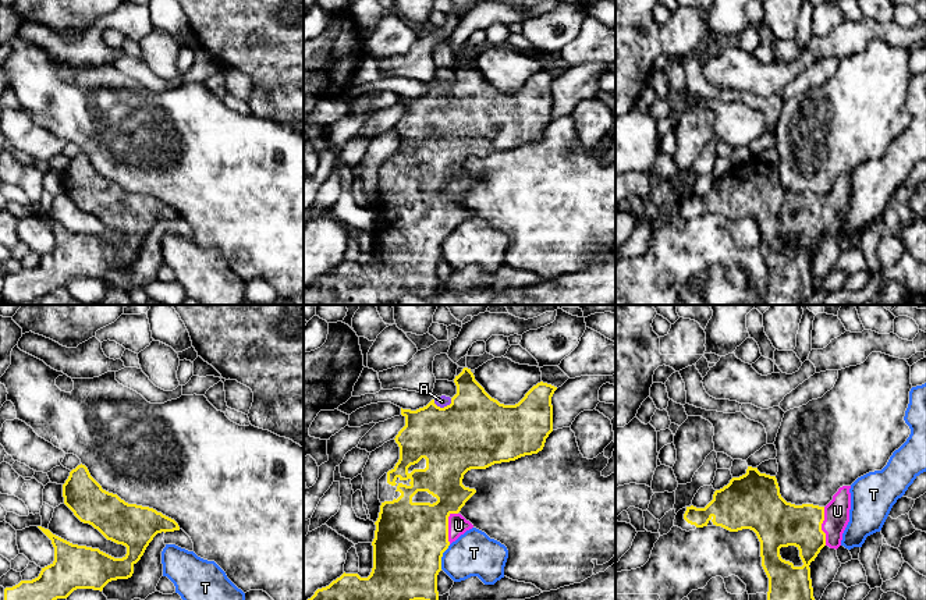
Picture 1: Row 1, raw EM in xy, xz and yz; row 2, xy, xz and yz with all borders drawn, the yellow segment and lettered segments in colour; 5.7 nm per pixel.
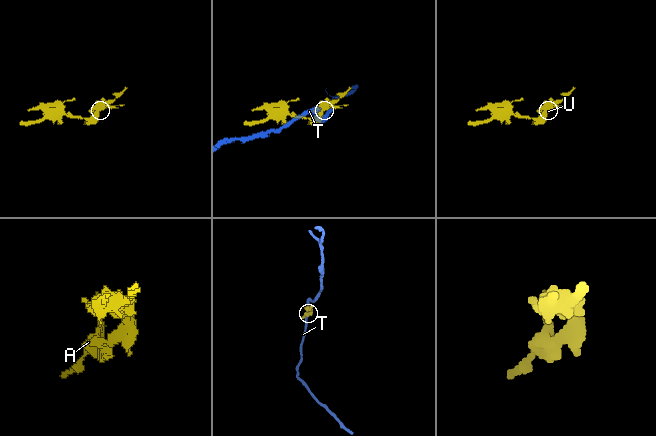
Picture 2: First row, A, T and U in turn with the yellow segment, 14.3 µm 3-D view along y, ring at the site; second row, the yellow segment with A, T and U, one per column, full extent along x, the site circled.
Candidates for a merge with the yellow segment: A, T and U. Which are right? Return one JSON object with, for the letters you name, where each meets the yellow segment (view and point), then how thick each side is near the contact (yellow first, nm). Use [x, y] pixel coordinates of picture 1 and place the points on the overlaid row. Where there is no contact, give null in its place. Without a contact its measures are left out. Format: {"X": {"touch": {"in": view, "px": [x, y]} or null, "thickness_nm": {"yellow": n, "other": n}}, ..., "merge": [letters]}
{"A": {"touch": {"in": "xz", "px": [442, 408]}, "thickness_nm": {"yellow": 440, "other": 70}}, "U": {"touch": {"in": "yz", "px": [820, 526]}, "thickness_nm": {"yellow": 280, "other": 140}}, "merge": ["A", "U"]}

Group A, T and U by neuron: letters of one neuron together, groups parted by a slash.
A U / T

